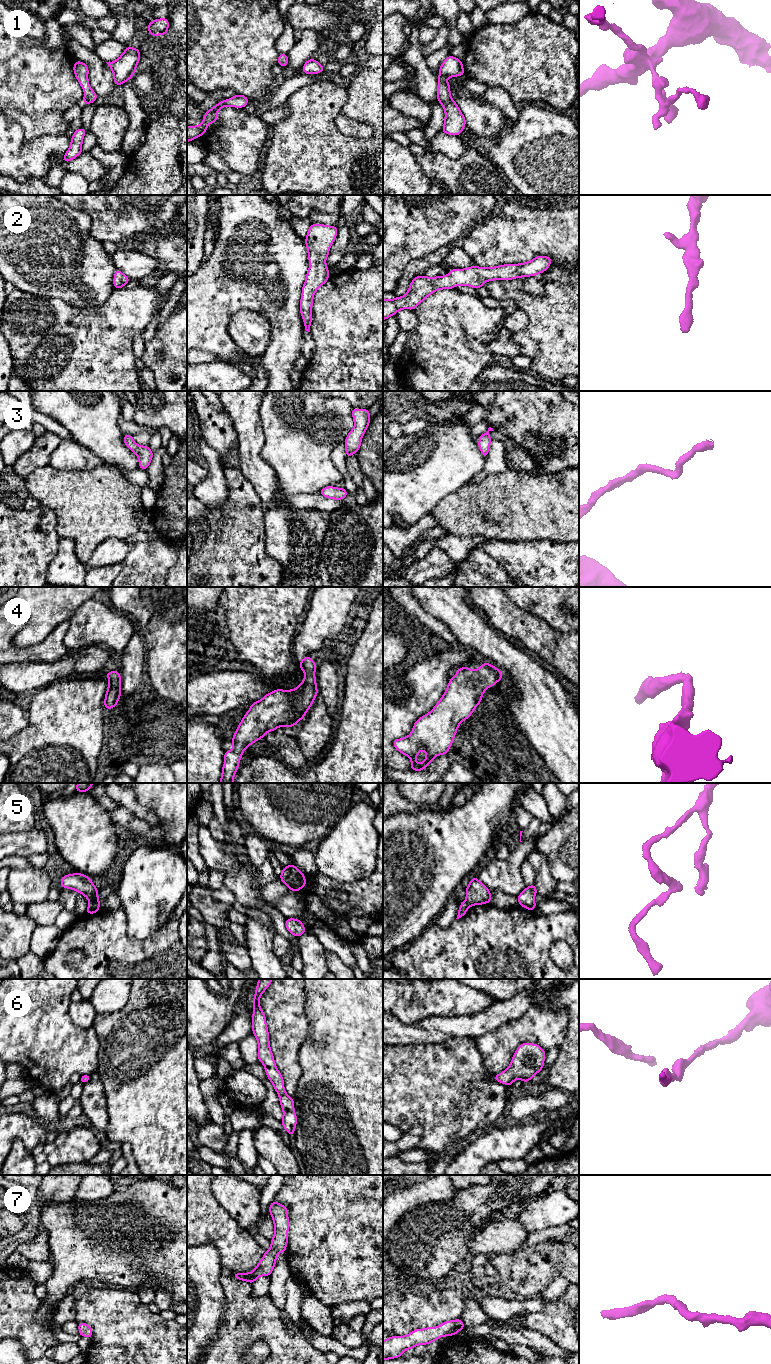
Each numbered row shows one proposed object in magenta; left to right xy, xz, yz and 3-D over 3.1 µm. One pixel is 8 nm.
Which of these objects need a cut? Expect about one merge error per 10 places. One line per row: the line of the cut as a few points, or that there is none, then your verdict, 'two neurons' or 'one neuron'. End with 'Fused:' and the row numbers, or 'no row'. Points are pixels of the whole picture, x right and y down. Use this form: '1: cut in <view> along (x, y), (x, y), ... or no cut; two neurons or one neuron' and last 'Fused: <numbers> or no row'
1: no cut; one neuron
2: no cut; one neuron
3: no cut; one neuron
4: no cut; one neuron
5: cut in xy along (91, 900), (98, 902); two neurons
6: no cut; one neuron
7: no cut; one neuron
Fused: 5

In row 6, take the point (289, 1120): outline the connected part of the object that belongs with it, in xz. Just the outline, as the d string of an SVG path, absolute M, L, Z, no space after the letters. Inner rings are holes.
M259 979L253 998L252 1031L258 1041L258 1059L264 1065L268 1079L272 1082L279 1095L280 1105L283 1109L281 1123L289 1135L294 1135L297 1116L294 1111L294 1100L284 1090L284 1080L274 1062L270 1049L266 1017L259 1005L263 992L273 979Z

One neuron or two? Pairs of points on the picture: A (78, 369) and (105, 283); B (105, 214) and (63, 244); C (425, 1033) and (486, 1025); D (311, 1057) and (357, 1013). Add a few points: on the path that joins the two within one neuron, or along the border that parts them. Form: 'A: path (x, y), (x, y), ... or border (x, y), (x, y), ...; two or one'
A: border (114, 289), (110, 296), (98, 306), (74, 306); two
B: border (75, 208), (90, 218), (90, 234), (101, 242); two
C: path (440, 1029), (471, 1026); one
D: path (324, 1052), (350, 1026); one

